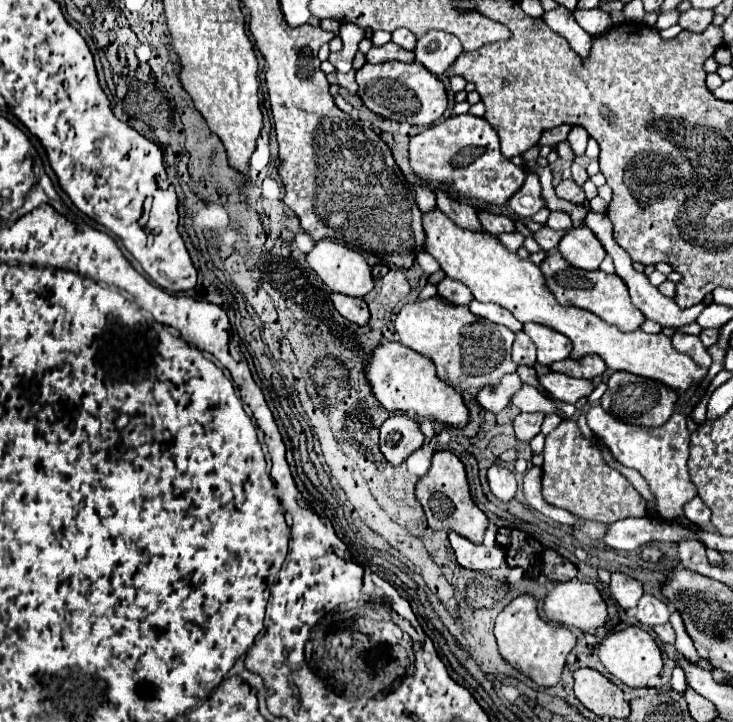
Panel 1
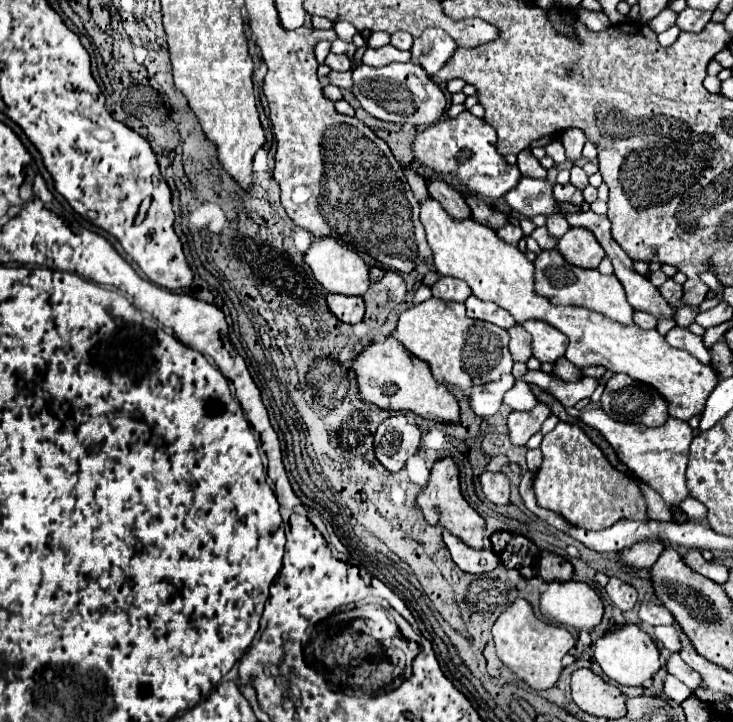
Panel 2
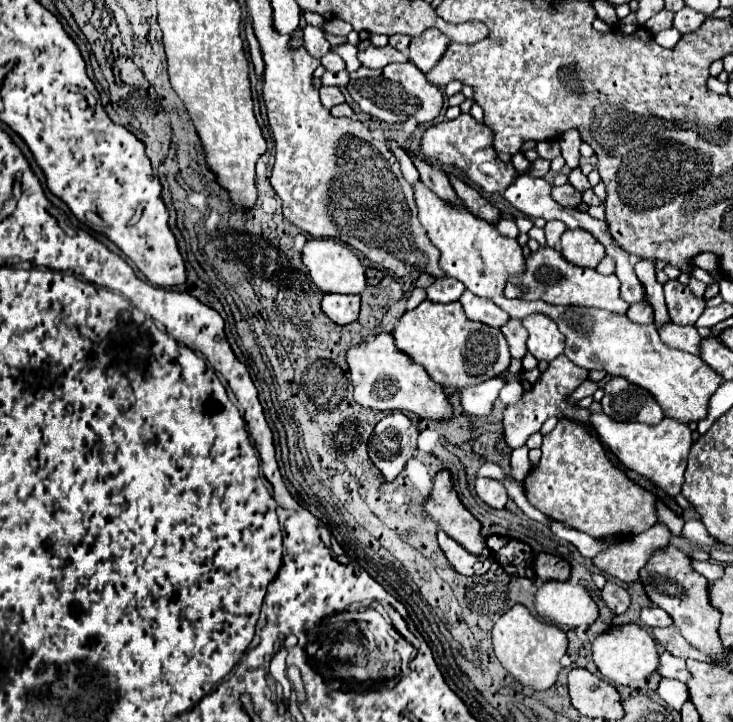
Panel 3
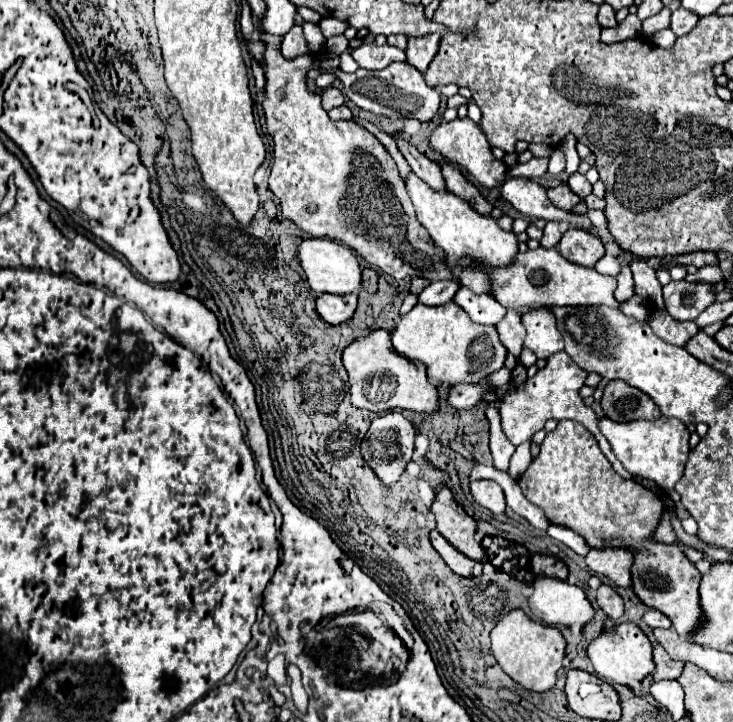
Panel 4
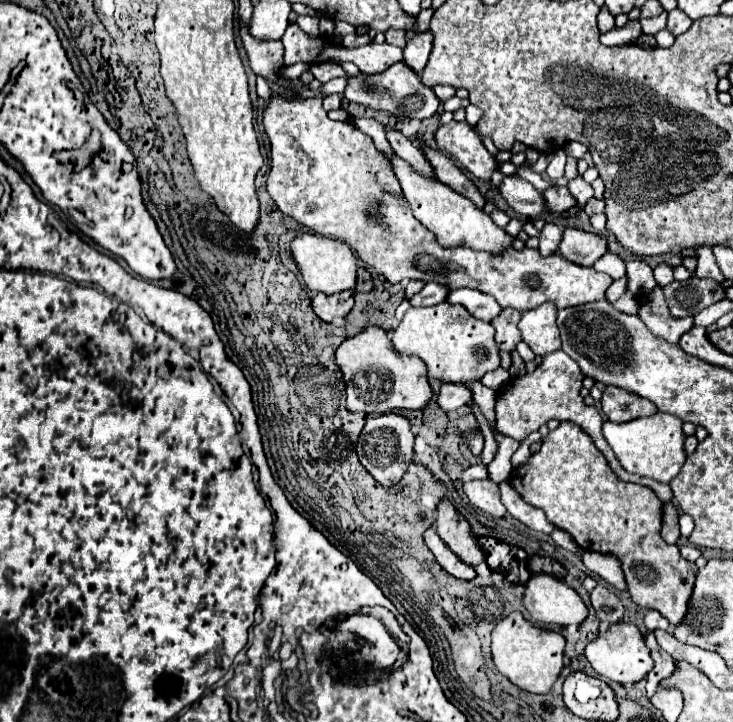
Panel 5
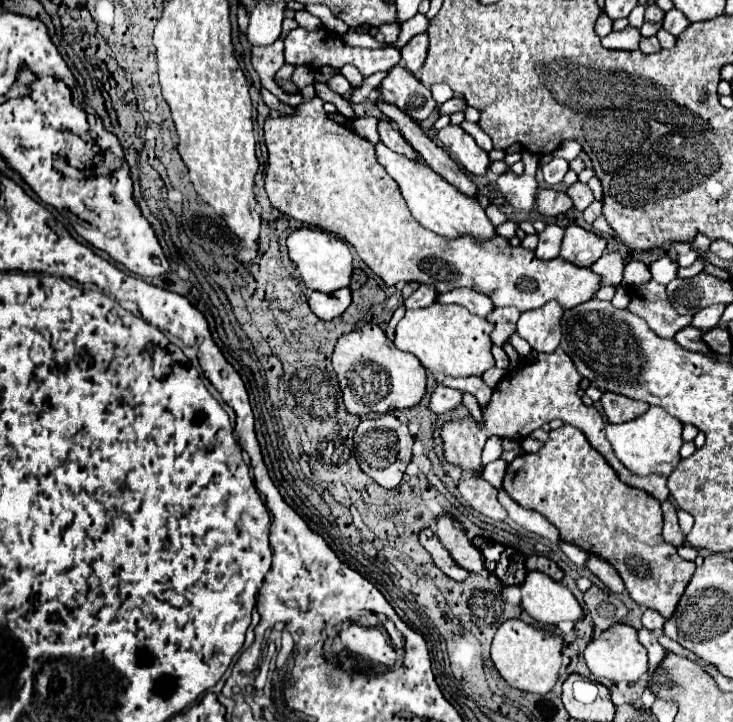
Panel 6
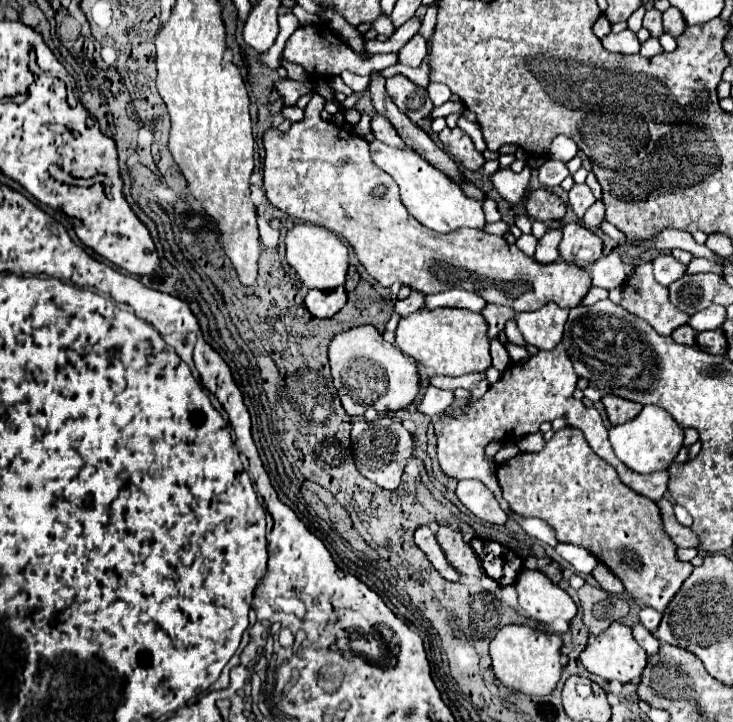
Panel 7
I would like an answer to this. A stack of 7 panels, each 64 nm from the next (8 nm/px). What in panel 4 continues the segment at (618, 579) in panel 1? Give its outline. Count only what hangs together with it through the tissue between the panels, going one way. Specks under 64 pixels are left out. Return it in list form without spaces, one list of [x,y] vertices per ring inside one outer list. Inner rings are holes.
[[[602,584],[596,592],[596,602],[610,620],[618,620],[624,614],[624,600],[614,592],[612,586]]]

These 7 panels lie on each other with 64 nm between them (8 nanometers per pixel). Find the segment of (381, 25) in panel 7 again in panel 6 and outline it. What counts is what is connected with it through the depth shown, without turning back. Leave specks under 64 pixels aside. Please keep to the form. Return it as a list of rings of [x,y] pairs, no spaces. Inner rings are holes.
[[[382,24],[378,30],[384,34],[384,40],[388,44],[394,44],[396,38],[398,38],[398,34],[400,34],[400,26],[398,24]]]

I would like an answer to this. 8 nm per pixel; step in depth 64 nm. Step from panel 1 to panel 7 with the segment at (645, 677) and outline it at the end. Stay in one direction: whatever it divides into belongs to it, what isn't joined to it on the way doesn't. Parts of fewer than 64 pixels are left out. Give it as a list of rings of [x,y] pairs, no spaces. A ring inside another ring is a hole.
[[[612,622],[610,628],[604,630],[604,634],[598,634],[594,640],[588,642],[584,652],[580,654],[580,662],[588,672],[592,672],[604,680],[618,680],[618,682],[626,684],[626,682],[640,680],[640,674],[646,666],[646,652],[634,640],[632,630],[628,626],[624,626],[620,622]]]

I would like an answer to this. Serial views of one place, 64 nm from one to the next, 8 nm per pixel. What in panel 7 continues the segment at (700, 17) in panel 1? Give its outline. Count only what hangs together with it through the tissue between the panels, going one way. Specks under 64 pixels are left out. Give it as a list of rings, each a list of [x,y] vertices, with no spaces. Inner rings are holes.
[[[668,8],[664,14],[662,14],[662,20],[664,20],[664,32],[672,34],[674,38],[678,38],[684,30],[686,30],[686,22],[684,18],[680,16],[680,10],[678,8]]]

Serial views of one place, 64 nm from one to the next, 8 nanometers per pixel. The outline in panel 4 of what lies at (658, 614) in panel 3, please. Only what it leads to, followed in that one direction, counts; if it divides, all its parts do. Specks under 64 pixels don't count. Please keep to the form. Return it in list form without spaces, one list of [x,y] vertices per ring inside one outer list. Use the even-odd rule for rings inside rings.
[[[648,610],[642,618],[650,628],[670,628],[672,622],[662,614],[662,612],[656,612],[656,610]]]

